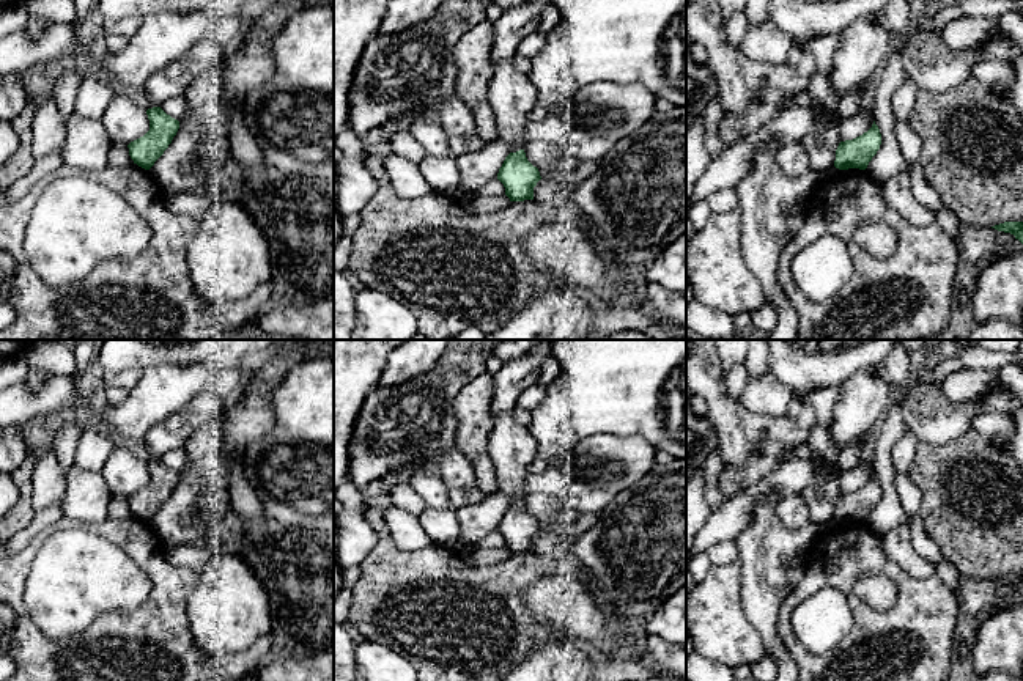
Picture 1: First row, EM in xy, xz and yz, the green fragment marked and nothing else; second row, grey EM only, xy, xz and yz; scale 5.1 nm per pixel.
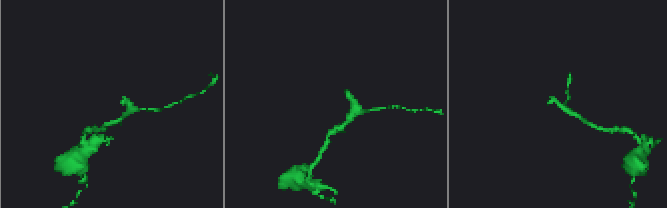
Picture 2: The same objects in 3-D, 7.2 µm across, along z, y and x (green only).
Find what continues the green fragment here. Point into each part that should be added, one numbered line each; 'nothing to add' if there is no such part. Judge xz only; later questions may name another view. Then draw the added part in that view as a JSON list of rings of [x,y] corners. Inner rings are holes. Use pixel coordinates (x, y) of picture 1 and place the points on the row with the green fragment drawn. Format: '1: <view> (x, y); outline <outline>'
1: xz (512, 95); outline [[[512,61],[493,64],[488,98],[496,113],[499,138],[512,146],[512,153],[524,149],[527,115],[537,105],[537,90],[529,75],[519,72]]]

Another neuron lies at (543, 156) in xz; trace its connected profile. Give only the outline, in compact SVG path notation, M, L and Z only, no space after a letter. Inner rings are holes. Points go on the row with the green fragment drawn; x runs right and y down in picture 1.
M529 140L529 143L524 146L524 153L527 160L537 167L538 171L545 173L570 173L574 171L581 164L574 156L562 156L554 146L540 140Z

